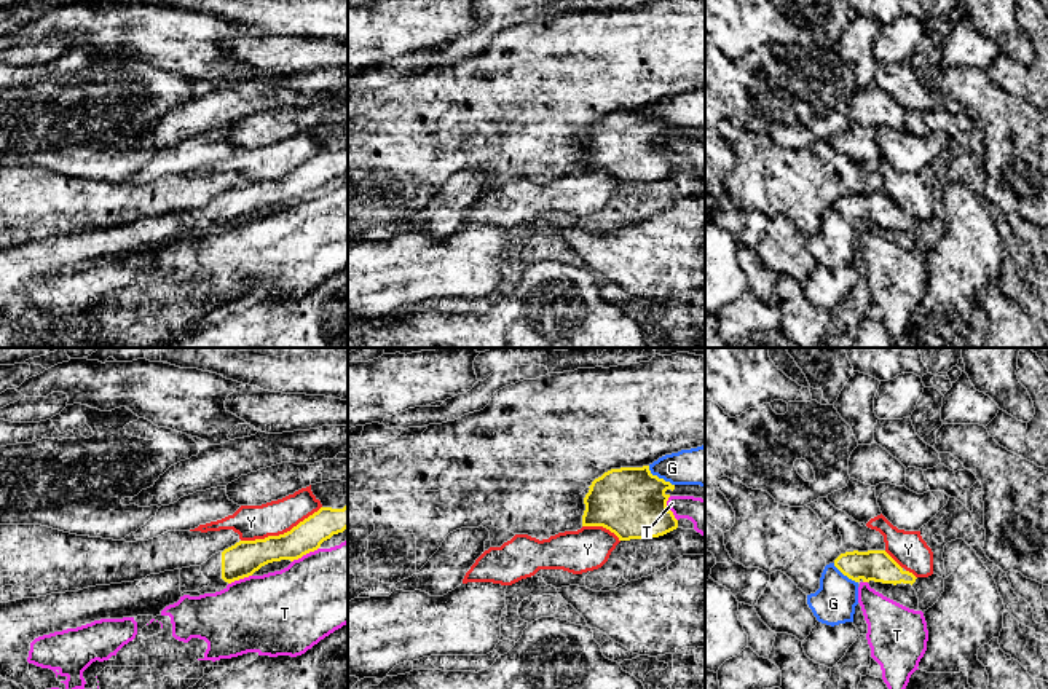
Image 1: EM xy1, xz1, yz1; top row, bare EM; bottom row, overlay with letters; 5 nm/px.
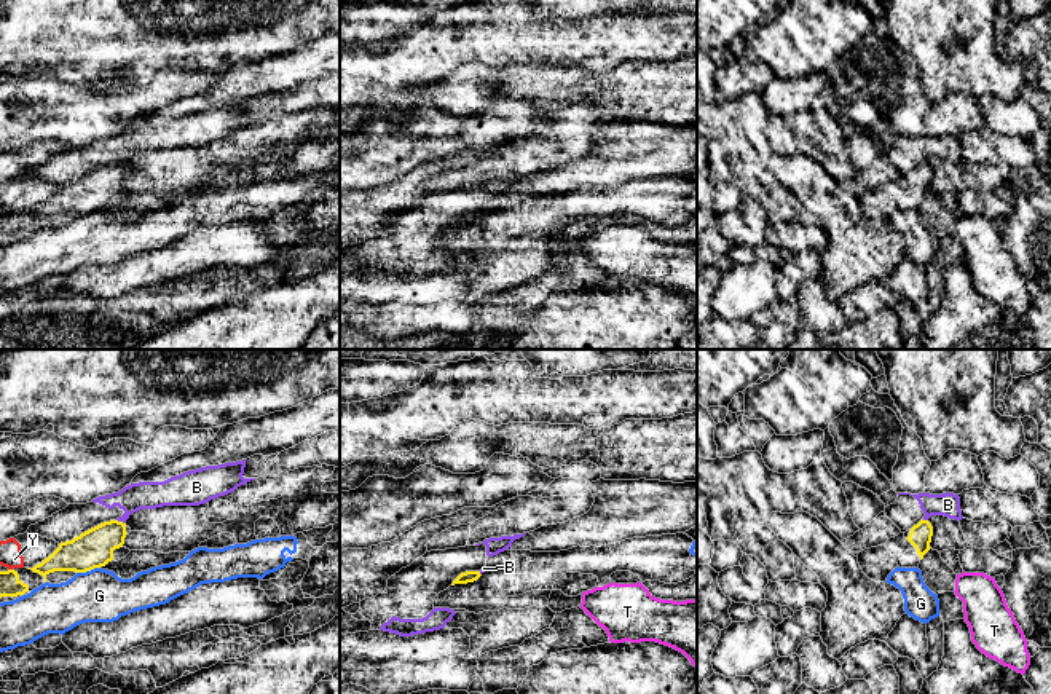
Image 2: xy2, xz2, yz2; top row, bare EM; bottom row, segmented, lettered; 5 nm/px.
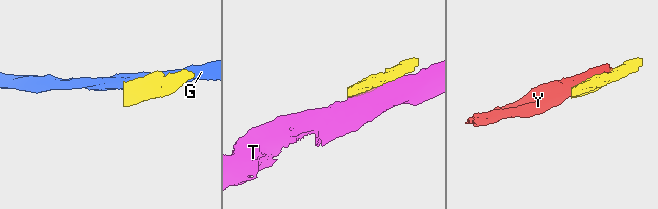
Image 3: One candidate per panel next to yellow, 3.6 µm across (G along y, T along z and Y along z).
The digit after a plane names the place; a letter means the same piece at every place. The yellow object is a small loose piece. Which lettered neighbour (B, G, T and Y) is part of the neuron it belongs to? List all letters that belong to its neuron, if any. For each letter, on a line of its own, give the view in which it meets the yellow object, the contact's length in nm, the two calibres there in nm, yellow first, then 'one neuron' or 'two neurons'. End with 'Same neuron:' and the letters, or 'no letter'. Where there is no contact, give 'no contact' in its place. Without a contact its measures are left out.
B: xy2 | 50 nm | 190/140 nm | two neurons
G: xz1 | 170 nm | 360/200 nm | two neurons
T: xy1 | 150 nm | 160/400 nm | two neurons
Y: xy1 | 440 nm | 180/180 nm | two neurons
Same neuron: no letter

